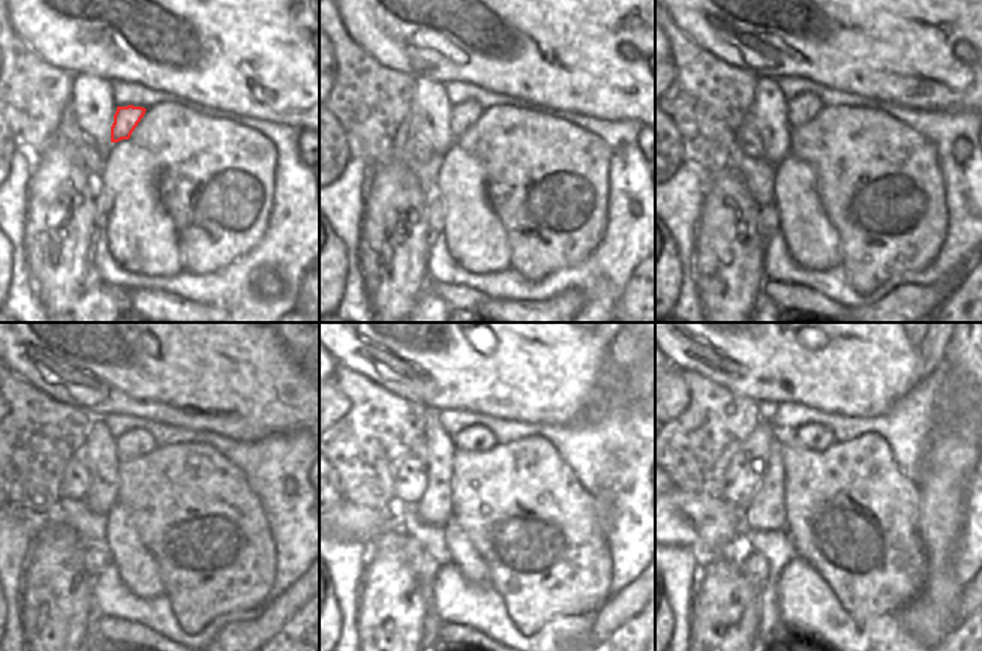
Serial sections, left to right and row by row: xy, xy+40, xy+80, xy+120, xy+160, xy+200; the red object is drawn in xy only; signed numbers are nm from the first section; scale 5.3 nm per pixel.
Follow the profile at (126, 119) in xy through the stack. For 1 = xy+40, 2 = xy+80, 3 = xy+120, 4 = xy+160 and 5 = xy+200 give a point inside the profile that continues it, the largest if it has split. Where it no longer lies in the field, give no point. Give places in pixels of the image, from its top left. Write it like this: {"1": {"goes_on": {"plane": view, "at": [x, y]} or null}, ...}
{"1": {"goes_on": {"plane": "xy+40", "at": [464, 114]}}, "2": {"goes_on": {"plane": "xy+80", "at": [804, 108]}}, "3": {"goes_on": {"plane": "xy+120", "at": [137, 443]}}, "4": {"goes_on": {"plane": "xy+160", "at": [476, 438]}}, "5": {"goes_on": {"plane": "xy+200", "at": [814, 437]}}}

